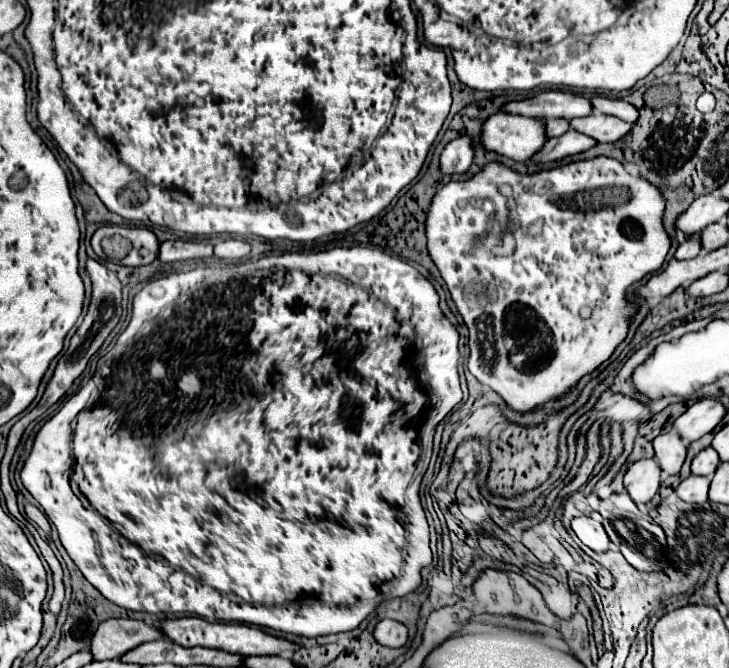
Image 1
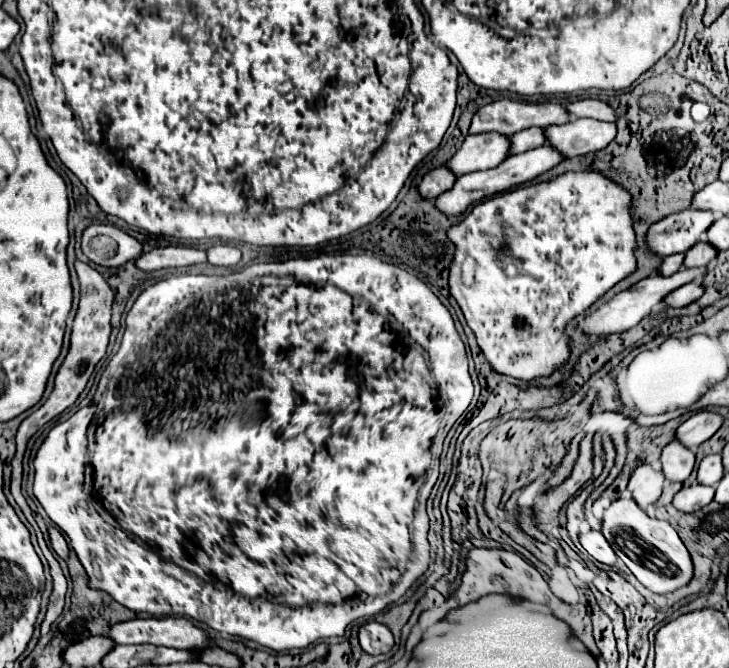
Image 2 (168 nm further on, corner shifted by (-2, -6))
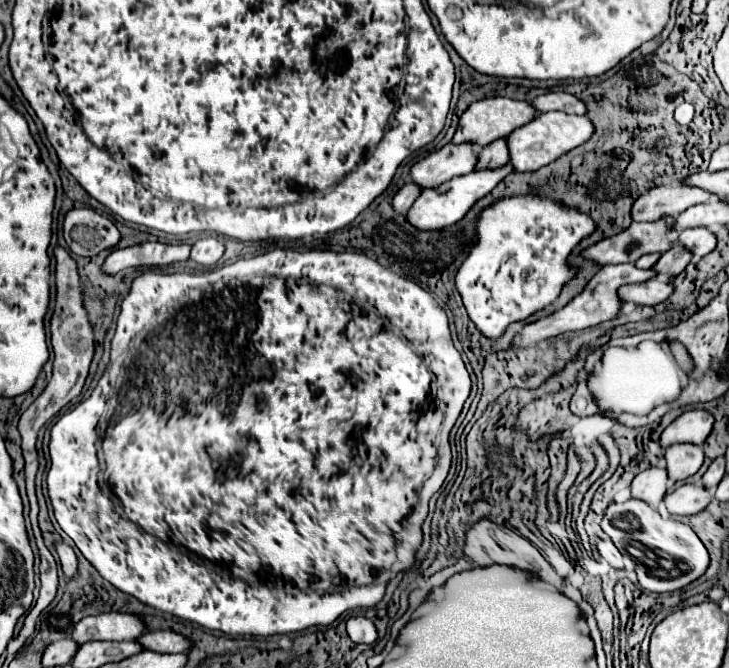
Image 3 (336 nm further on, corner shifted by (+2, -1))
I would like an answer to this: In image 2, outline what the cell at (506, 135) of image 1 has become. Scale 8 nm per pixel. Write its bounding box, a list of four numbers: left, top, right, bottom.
[443,132,509,176]

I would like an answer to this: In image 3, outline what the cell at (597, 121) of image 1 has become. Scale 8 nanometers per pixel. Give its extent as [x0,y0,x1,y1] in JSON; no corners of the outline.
[507,111,595,171]

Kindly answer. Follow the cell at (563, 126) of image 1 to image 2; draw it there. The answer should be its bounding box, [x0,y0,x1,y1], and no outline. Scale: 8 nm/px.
[509,128,545,156]

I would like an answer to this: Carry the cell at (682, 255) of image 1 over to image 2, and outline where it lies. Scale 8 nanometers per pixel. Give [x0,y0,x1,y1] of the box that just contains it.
[657,254,683,276]

